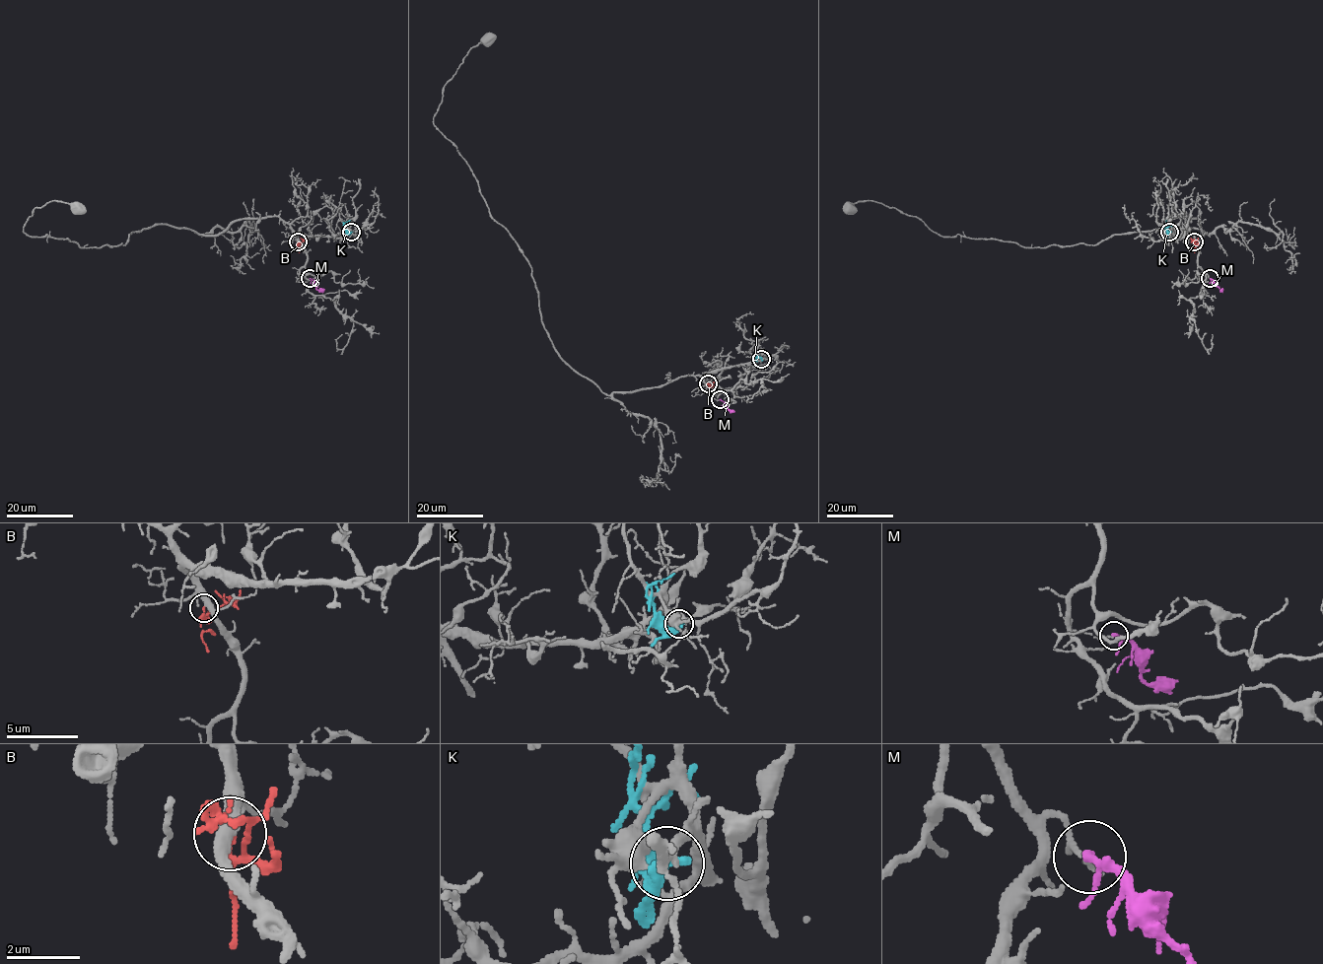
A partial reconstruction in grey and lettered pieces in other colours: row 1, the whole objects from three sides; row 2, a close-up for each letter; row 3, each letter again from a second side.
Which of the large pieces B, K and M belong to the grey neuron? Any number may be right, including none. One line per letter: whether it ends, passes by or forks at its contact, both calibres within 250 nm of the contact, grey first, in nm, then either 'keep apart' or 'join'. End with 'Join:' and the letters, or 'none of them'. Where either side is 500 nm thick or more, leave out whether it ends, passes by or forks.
B: it forks; calibres 420 and 130 nm; keep apart
K: it ends; calibres 240 and 440 nm; keep apart
M: it passes by; calibres 130 and 180 nm; keep apart
Join: none of them

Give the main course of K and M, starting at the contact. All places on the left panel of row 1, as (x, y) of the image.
K: (351, 232), (344, 226), (350, 220)
M: (310, 278), (317, 290), (324, 289)

